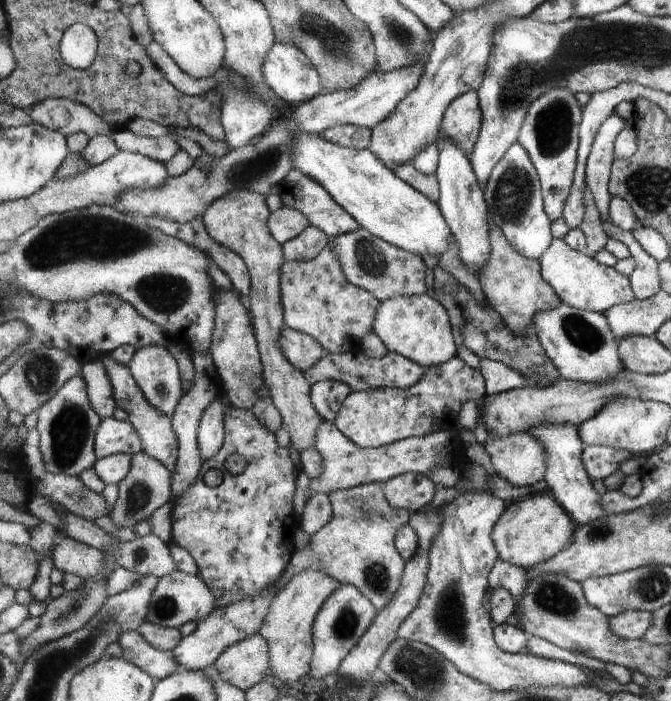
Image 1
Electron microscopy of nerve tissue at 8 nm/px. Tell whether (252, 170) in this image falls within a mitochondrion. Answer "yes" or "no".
yes

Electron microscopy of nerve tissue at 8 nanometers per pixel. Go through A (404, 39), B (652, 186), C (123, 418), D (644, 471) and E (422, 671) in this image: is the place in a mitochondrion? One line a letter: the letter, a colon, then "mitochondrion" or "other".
A: mitochondrion
B: mitochondrion
C: other
D: other
E: mitochondrion

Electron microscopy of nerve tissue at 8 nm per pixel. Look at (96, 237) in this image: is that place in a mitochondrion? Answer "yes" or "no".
yes

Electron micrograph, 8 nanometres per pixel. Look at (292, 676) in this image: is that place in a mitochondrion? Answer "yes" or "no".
no

